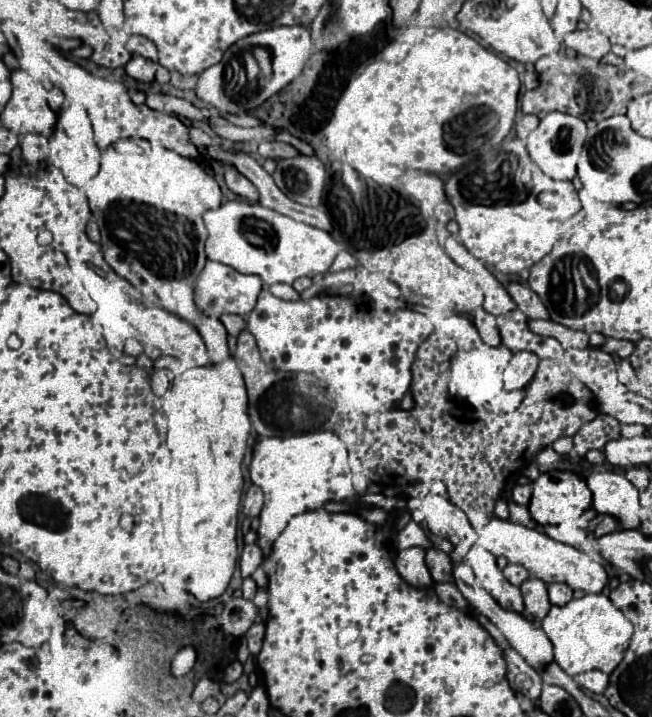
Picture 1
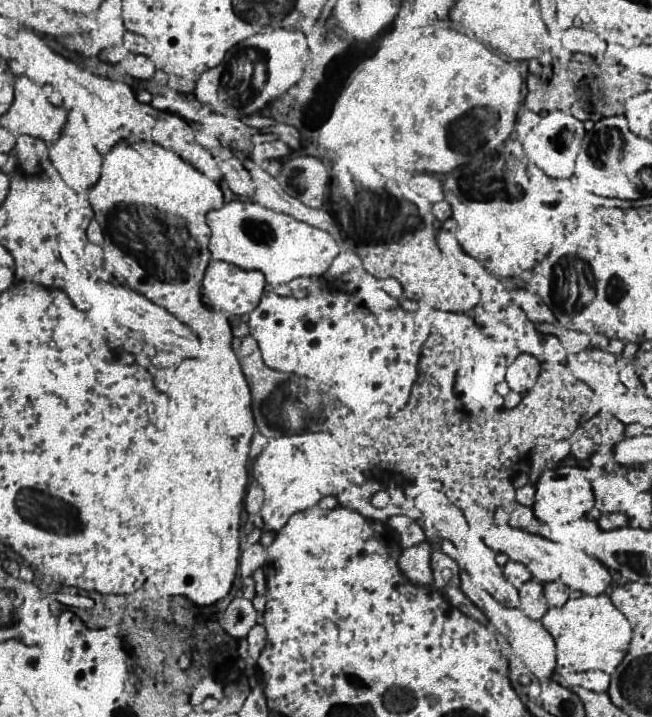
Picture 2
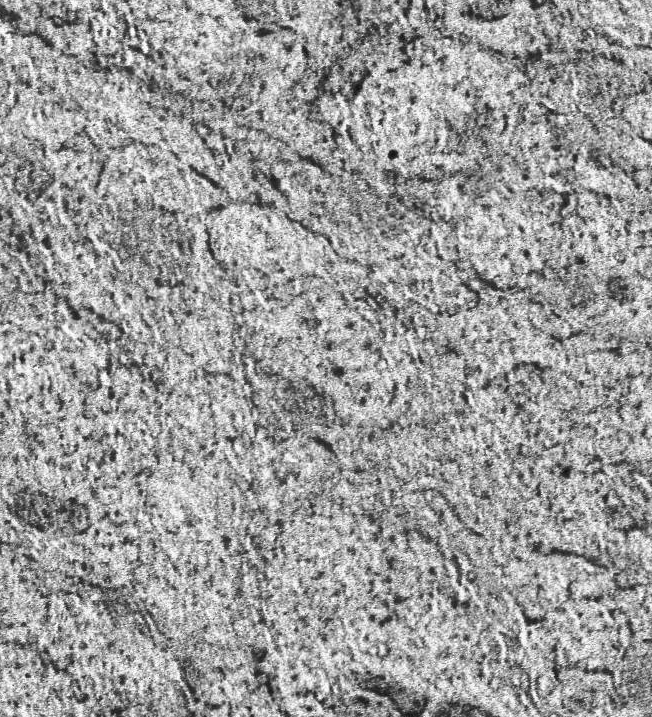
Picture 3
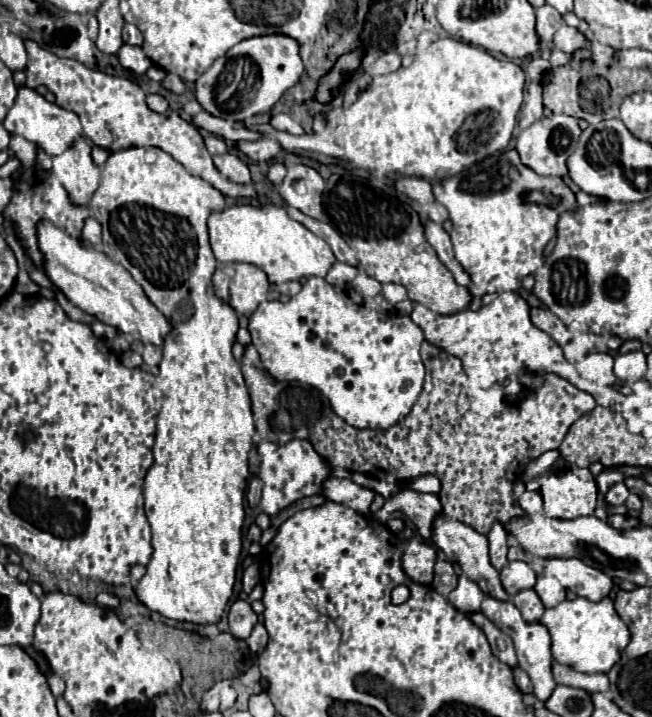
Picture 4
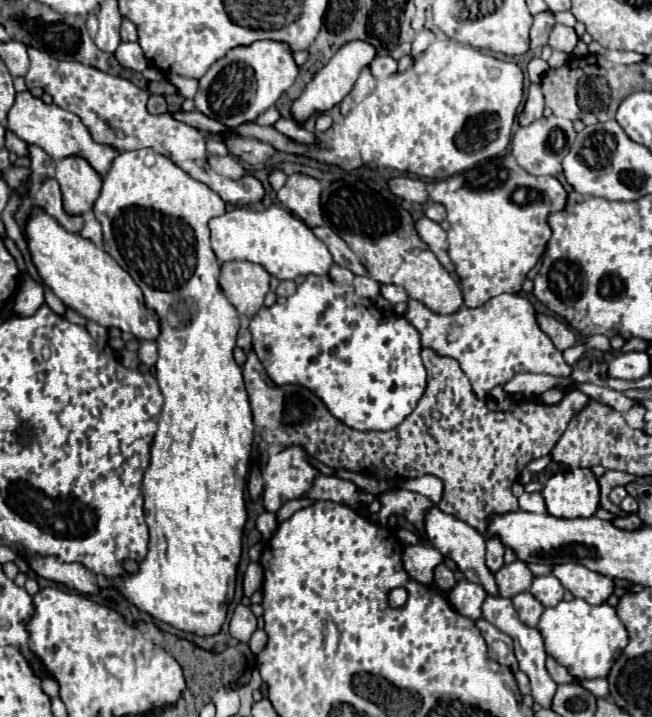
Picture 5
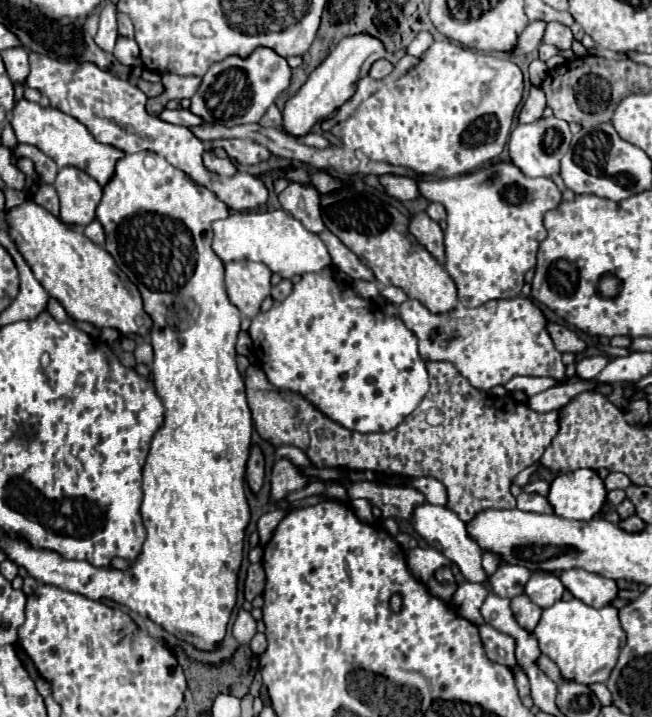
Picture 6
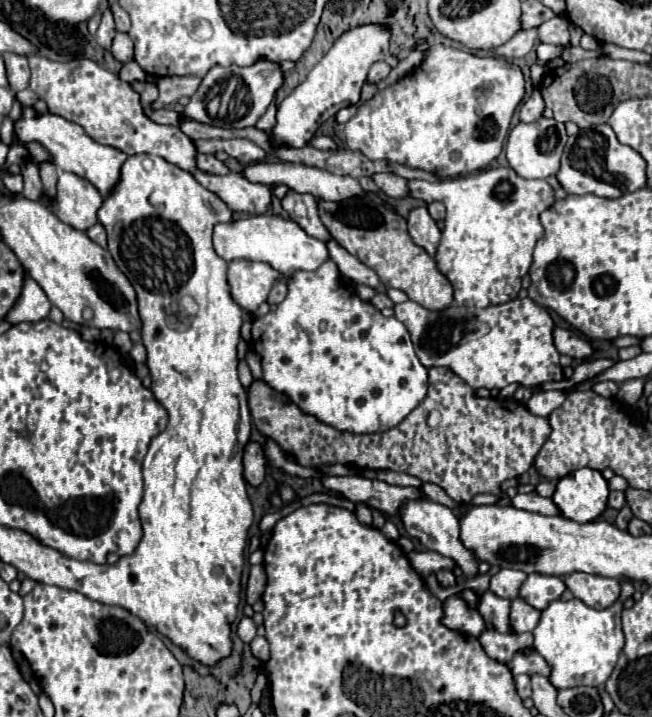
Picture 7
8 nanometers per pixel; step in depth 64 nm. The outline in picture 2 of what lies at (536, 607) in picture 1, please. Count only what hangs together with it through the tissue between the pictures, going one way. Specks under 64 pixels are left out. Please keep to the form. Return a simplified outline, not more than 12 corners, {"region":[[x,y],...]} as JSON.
{"region":[[534,578],[520,586],[522,610],[540,620],[550,608]]}

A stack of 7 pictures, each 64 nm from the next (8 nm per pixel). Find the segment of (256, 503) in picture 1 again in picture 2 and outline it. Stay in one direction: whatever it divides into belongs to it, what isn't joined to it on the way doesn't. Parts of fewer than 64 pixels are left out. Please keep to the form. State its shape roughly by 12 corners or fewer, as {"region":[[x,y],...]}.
{"region":[[252,482],[244,496],[246,512],[258,514],[264,492]]}

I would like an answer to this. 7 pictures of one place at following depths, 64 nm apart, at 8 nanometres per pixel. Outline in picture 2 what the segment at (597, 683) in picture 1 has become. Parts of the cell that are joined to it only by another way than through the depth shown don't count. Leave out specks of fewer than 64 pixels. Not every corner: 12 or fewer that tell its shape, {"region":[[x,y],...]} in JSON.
{"region":[[596,670],[568,678],[592,692],[606,692],[610,676]]}

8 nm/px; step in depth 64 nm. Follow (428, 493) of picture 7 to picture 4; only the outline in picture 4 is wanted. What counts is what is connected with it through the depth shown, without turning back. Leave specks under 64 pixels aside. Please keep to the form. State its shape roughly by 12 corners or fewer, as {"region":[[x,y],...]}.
{"region":[[424,474],[408,486],[418,492],[438,492],[440,480]]}

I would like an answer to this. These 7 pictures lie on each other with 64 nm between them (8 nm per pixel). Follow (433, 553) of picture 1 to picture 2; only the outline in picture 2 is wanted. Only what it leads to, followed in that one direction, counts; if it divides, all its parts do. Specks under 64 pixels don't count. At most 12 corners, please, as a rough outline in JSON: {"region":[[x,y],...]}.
{"region":[[432,550],[430,568],[438,588],[458,584],[456,560]]}

